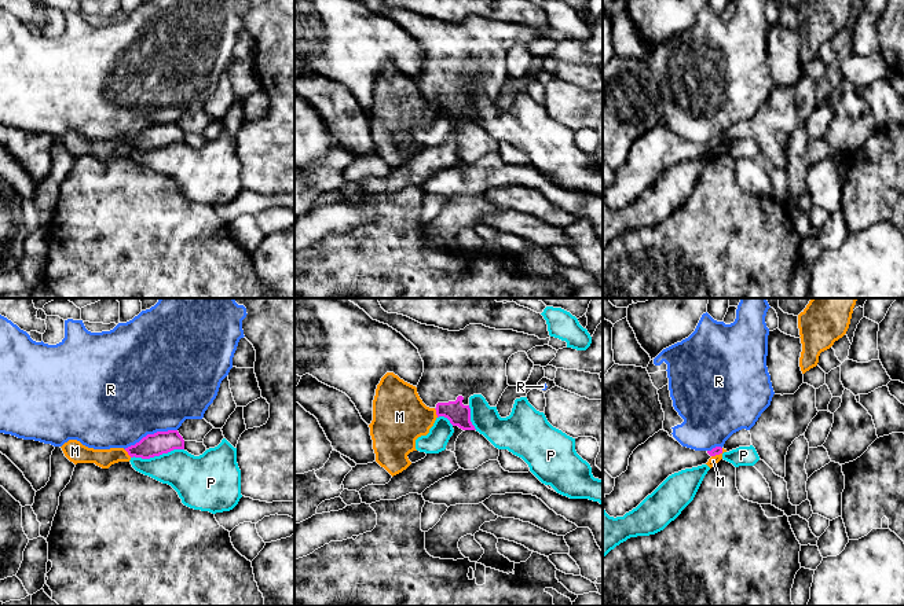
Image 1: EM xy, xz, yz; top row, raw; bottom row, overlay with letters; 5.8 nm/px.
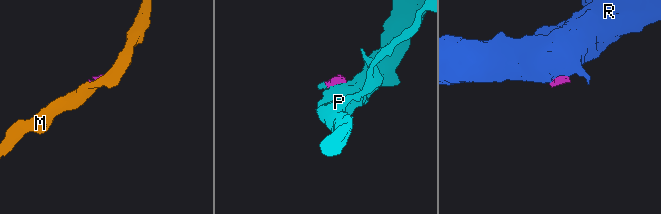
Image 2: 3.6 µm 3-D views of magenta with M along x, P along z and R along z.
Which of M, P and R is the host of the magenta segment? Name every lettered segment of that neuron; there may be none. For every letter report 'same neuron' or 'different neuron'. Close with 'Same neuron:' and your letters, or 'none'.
M: different neuron
P: different neuron
R: different neuron
Same neuron: none

